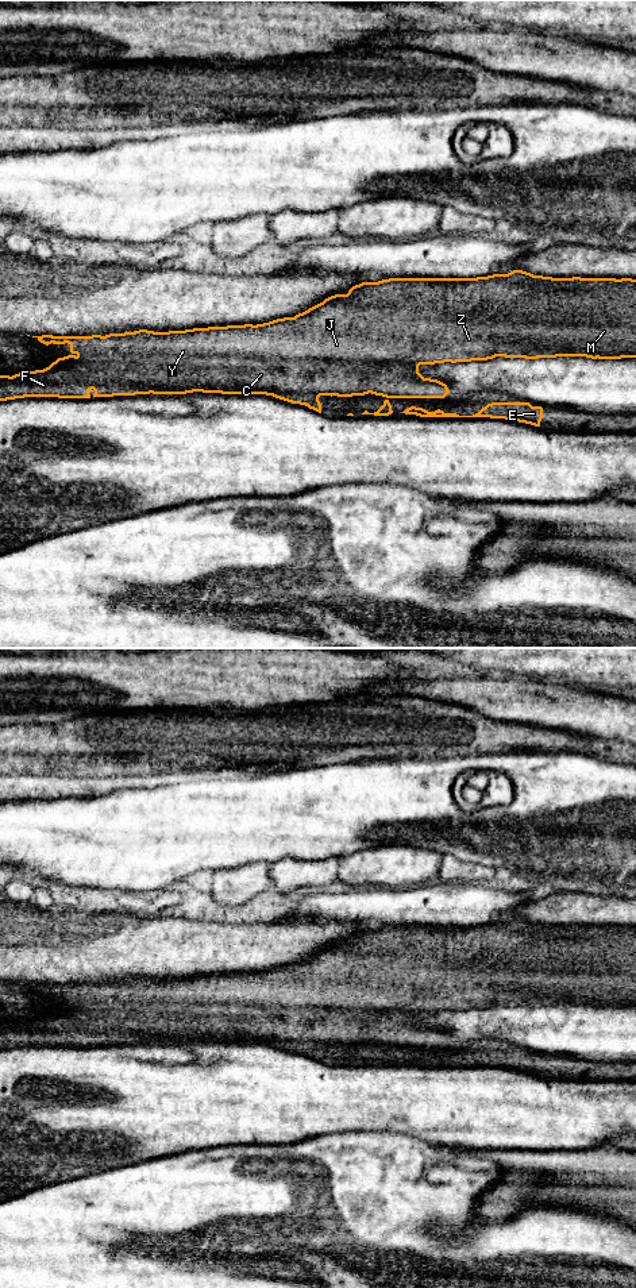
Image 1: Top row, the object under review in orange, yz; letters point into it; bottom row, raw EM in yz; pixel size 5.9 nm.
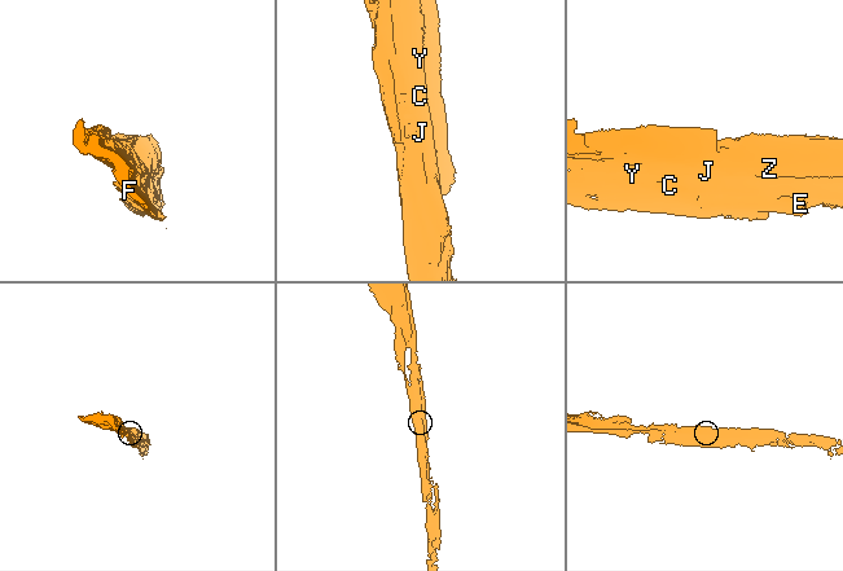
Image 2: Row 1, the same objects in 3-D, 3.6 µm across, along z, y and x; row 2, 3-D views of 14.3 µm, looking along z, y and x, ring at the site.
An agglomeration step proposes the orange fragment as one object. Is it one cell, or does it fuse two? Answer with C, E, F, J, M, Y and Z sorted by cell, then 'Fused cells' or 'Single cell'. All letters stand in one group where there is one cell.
Groups: C E F J M Y Z. Single cell

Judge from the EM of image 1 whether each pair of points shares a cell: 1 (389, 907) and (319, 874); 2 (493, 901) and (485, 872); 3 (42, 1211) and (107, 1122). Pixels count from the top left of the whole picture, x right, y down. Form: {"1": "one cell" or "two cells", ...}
{"1": "two cells", "2": "two cells", "3": "two cells"}

